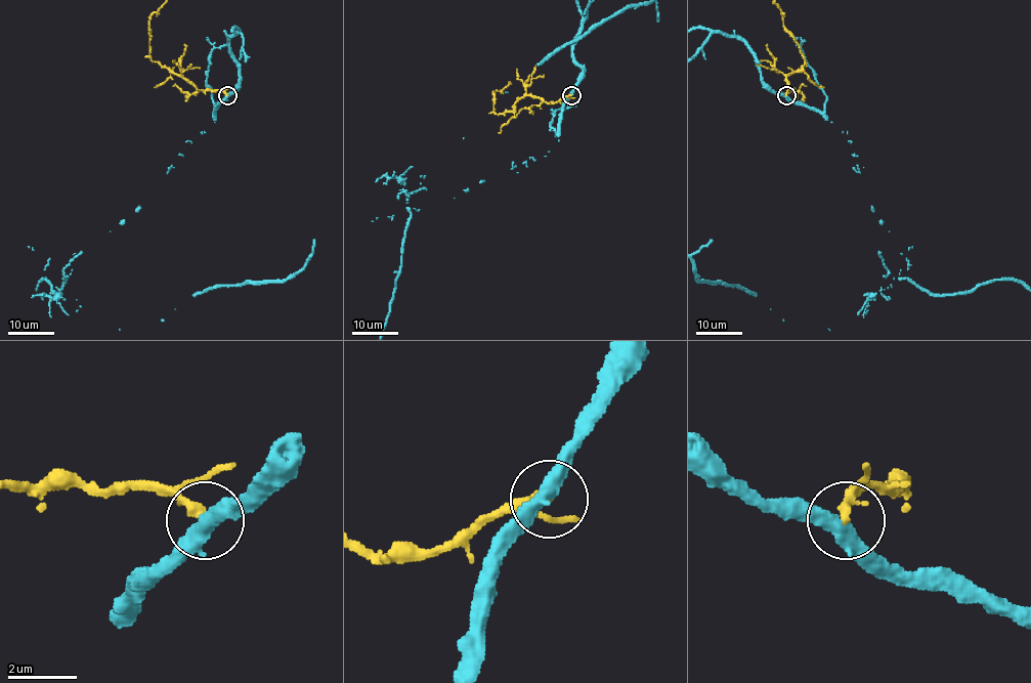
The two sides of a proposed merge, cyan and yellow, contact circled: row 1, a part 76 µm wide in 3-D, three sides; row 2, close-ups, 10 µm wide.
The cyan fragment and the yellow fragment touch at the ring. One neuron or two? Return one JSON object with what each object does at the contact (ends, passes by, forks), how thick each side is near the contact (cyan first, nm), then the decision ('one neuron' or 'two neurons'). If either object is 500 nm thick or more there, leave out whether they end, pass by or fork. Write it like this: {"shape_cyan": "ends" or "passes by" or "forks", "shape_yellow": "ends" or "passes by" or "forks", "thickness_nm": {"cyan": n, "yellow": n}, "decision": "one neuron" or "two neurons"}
{"shape_cyan": "passes by", "shape_yellow": "ends", "thickness_nm": {"cyan": 440, "yellow": 280}, "decision": "two neurons"}

